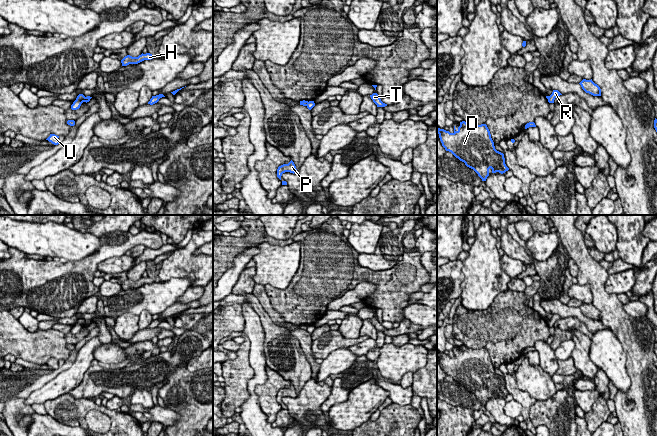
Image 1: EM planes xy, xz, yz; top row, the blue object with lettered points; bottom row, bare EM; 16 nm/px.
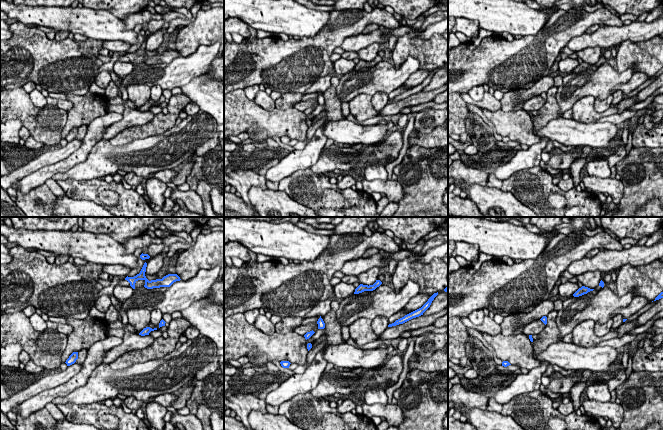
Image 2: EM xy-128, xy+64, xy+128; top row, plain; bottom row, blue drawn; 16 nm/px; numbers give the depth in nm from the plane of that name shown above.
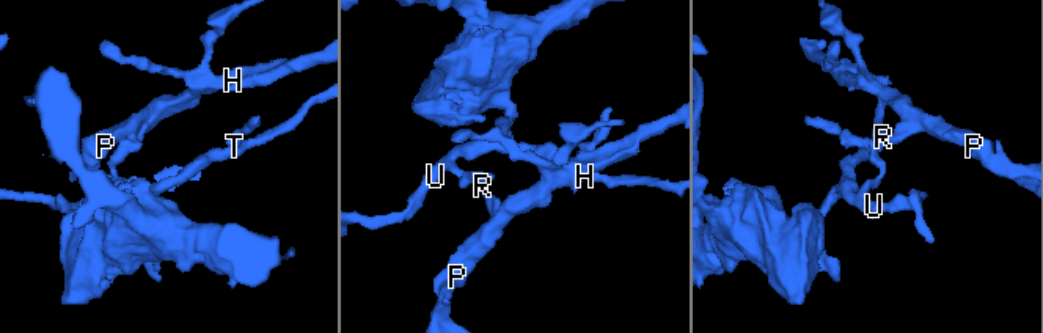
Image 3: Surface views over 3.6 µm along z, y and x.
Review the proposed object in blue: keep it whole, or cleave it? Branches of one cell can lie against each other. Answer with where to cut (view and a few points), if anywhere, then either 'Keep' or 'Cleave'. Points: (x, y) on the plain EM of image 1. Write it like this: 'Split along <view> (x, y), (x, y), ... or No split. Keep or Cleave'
Split along xy (85, 321), (82, 325). Cleave

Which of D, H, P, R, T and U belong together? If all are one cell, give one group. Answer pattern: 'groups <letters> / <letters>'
groups D T U / H P R

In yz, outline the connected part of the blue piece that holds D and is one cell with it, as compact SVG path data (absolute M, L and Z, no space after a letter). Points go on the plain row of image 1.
M462 345L457 354L454 350L453 357L440 352L437 357L445 374L473 393L482 405L486 405L490 392L492 397L501 398L509 394L504 378L495 373L486 348L472 349Z

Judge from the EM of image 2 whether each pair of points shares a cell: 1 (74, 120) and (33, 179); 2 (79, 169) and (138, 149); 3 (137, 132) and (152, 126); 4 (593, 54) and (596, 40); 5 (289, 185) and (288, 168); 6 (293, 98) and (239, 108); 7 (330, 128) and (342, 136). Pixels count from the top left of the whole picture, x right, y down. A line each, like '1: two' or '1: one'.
1: two
2: one
3: one
4: two
5: two
6: two
7: one

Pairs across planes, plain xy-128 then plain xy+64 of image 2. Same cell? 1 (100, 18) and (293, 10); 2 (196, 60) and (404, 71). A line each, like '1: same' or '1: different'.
1: same
2: same

